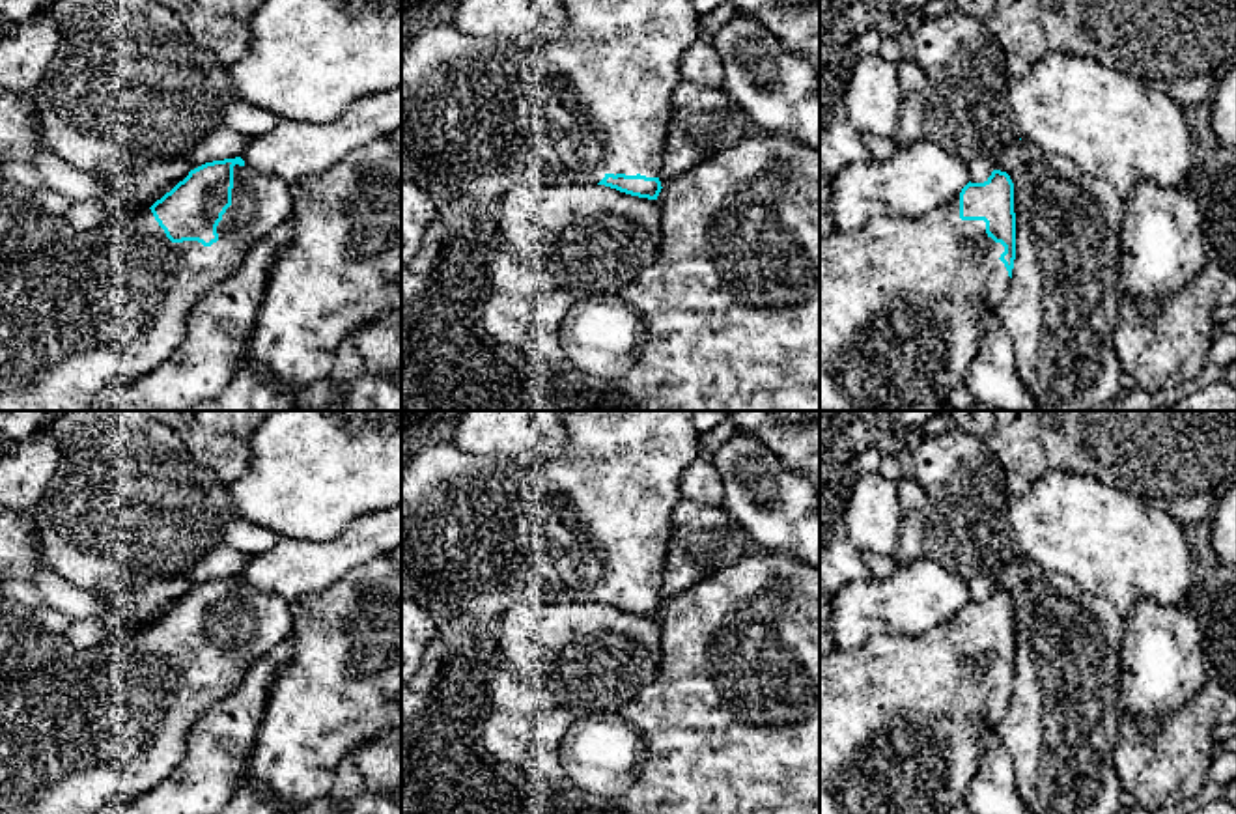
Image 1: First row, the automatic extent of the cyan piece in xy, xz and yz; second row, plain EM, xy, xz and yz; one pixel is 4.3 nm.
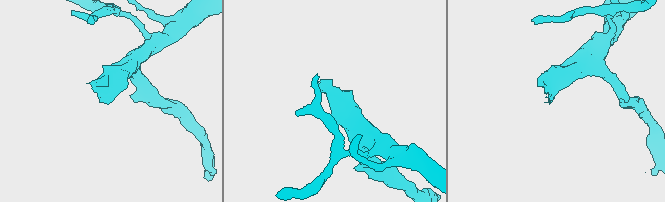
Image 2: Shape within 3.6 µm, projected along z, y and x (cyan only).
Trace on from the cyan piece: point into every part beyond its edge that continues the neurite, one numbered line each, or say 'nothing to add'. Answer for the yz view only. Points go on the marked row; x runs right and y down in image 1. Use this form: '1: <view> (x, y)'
1: yz (898, 299)

